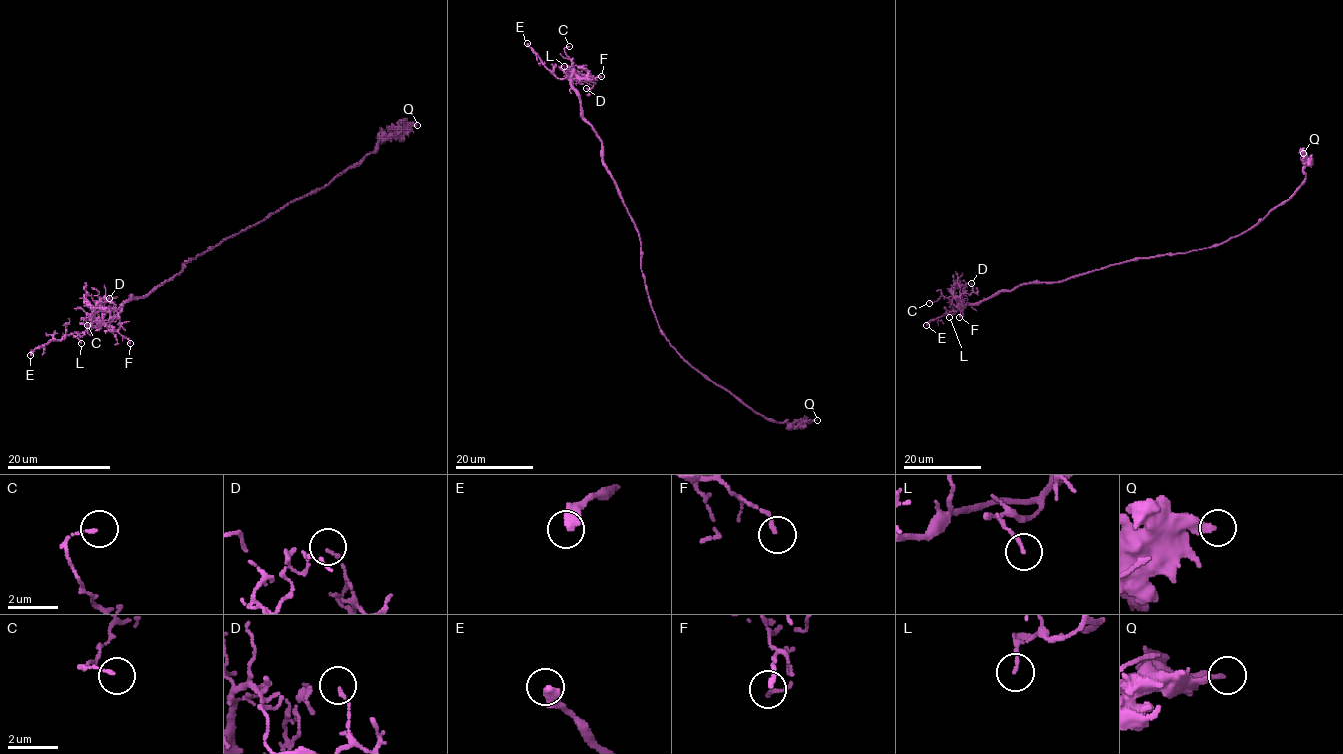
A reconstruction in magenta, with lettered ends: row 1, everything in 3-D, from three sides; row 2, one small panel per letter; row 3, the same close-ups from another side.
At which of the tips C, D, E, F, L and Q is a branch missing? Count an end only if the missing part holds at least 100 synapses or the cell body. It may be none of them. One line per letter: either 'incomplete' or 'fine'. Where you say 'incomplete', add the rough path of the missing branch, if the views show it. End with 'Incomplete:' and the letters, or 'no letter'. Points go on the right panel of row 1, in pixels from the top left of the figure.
C: fine
D: fine
E: incomplete
F: fine
L: fine
Q: fine
Incomplete: E

